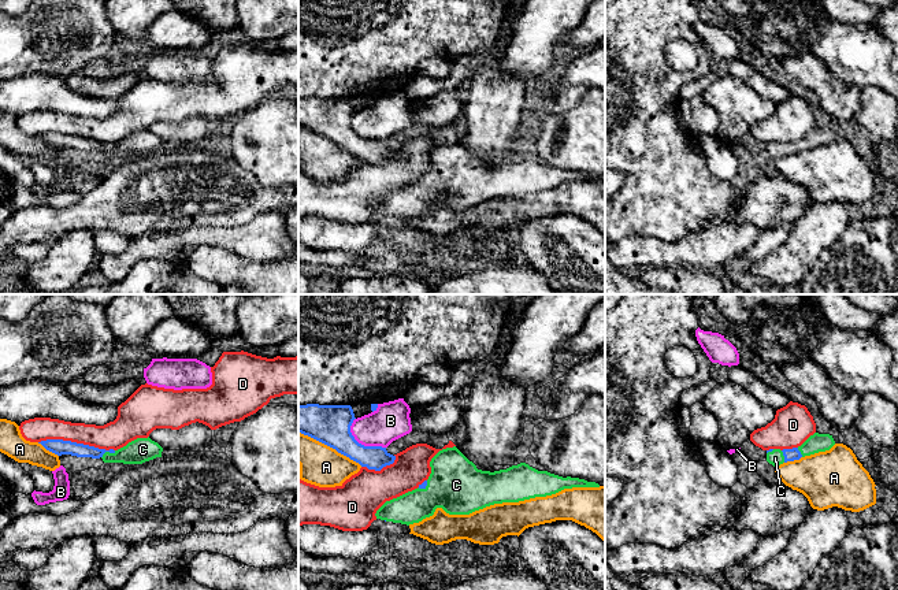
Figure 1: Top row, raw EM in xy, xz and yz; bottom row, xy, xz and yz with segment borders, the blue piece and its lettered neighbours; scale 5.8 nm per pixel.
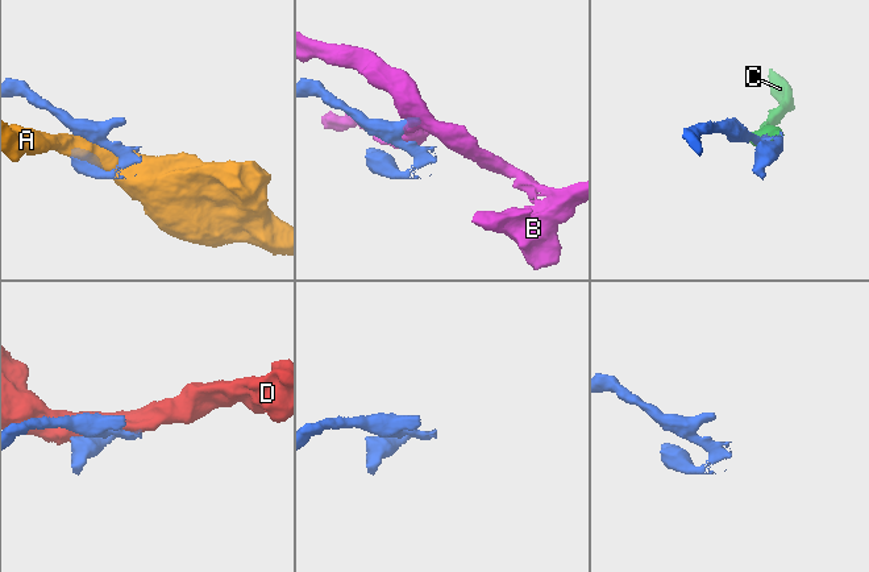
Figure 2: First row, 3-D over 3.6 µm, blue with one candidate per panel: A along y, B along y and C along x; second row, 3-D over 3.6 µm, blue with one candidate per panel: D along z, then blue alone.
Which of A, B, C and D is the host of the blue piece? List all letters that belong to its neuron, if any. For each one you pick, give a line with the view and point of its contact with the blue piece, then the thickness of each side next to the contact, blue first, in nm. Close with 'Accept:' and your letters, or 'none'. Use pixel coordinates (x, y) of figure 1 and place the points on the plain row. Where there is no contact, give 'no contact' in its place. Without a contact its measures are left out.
C: xy (107, 144) | 80/140 nm
Accept: C

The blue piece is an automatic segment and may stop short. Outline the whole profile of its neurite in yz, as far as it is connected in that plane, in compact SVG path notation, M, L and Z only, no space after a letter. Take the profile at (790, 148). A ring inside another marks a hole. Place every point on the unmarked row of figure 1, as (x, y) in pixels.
M814 126L798 141L767 144L767 155L776 160L787 155L799 153L805 149L830 144L834 138L835 134L832 129Z

